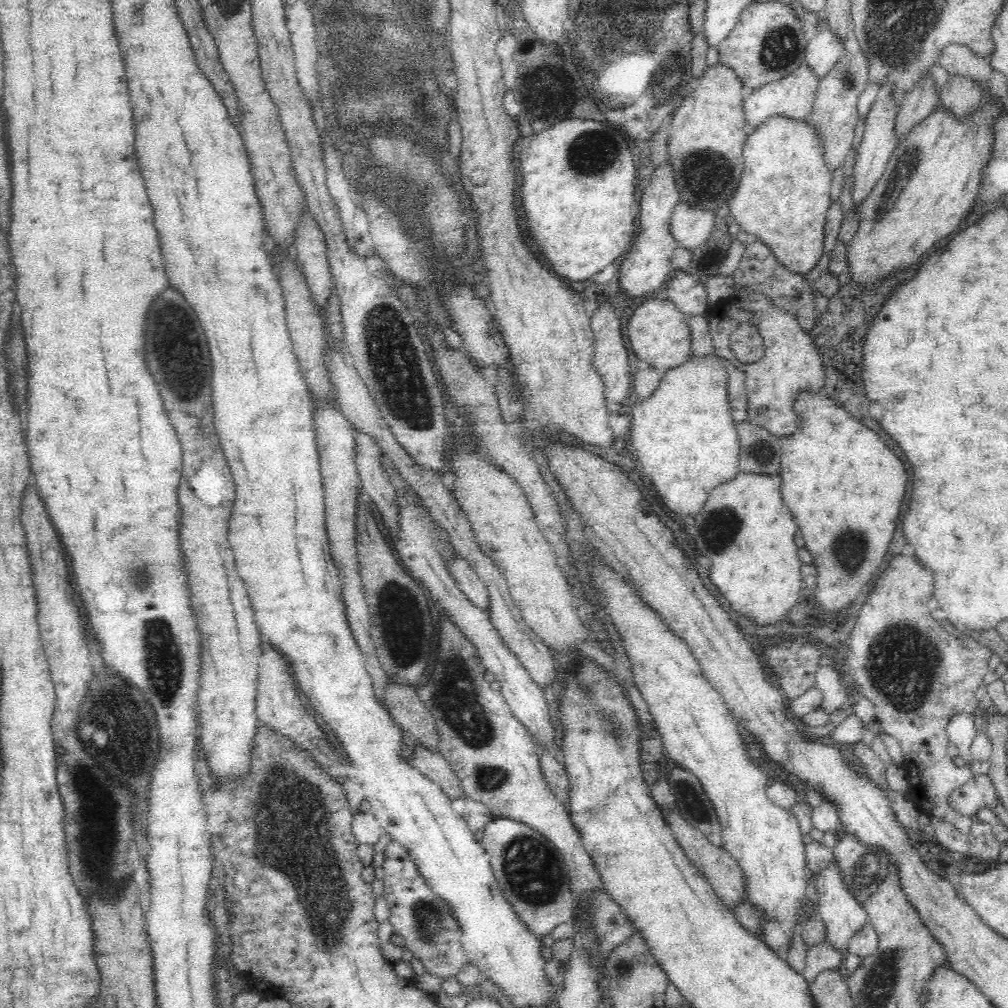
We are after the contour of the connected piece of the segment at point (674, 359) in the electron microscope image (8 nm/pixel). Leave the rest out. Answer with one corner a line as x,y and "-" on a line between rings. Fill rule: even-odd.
653,295
639,301
632,318
628,322
628,336
630,344
639,360
646,360
650,367
661,373
682,364
690,355
691,344
690,327
688,327
688,316
684,315
670,299
660,299

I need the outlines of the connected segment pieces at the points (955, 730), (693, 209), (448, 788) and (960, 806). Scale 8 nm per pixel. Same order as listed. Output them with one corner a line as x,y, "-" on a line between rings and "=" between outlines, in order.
964,711
957,712
948,719
946,728
949,742
958,747
959,755
964,759
964,764
971,766
974,760
969,748
977,734
974,715
=
678,203
670,218
670,233
682,246
692,250
708,240
716,225
716,212
688,203
=
420,744
412,749
412,758
409,759
412,765
420,769
422,775
438,784
452,801
465,798
460,779
442,753
430,751
=
987,774
974,775
968,782
960,785
960,788
955,788
954,792
950,792
948,796
948,804
959,814
965,816
969,822
970,817
976,815
978,810
983,807
994,810
996,805
1000,803
996,790

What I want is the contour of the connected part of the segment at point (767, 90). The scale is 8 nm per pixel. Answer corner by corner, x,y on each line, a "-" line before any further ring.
802,64
796,68
790,76
769,82
757,89
743,87
743,110
747,129
753,131
770,116
782,115
794,120
802,120
812,112
815,94
817,92
818,79
808,64

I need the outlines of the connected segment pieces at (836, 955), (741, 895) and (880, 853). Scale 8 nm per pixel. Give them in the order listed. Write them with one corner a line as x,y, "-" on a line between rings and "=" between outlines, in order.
828,939
812,945
807,952
805,969
802,972
808,986
811,987
813,980
822,970
843,968
845,955
=
678,810
664,812
664,819
670,825
672,833
674,833
678,844
684,849
689,861
702,873
703,878
710,883
721,901
729,909
736,908
740,902
744,901
746,899
746,877
744,877
744,871
740,869
740,865
732,858
732,855
723,847
713,845
704,836
703,832
686,822
685,817
=
852,833
838,835
833,849
833,860
842,871
842,879
854,893
858,903
873,894
889,871
892,857
888,851
862,843

